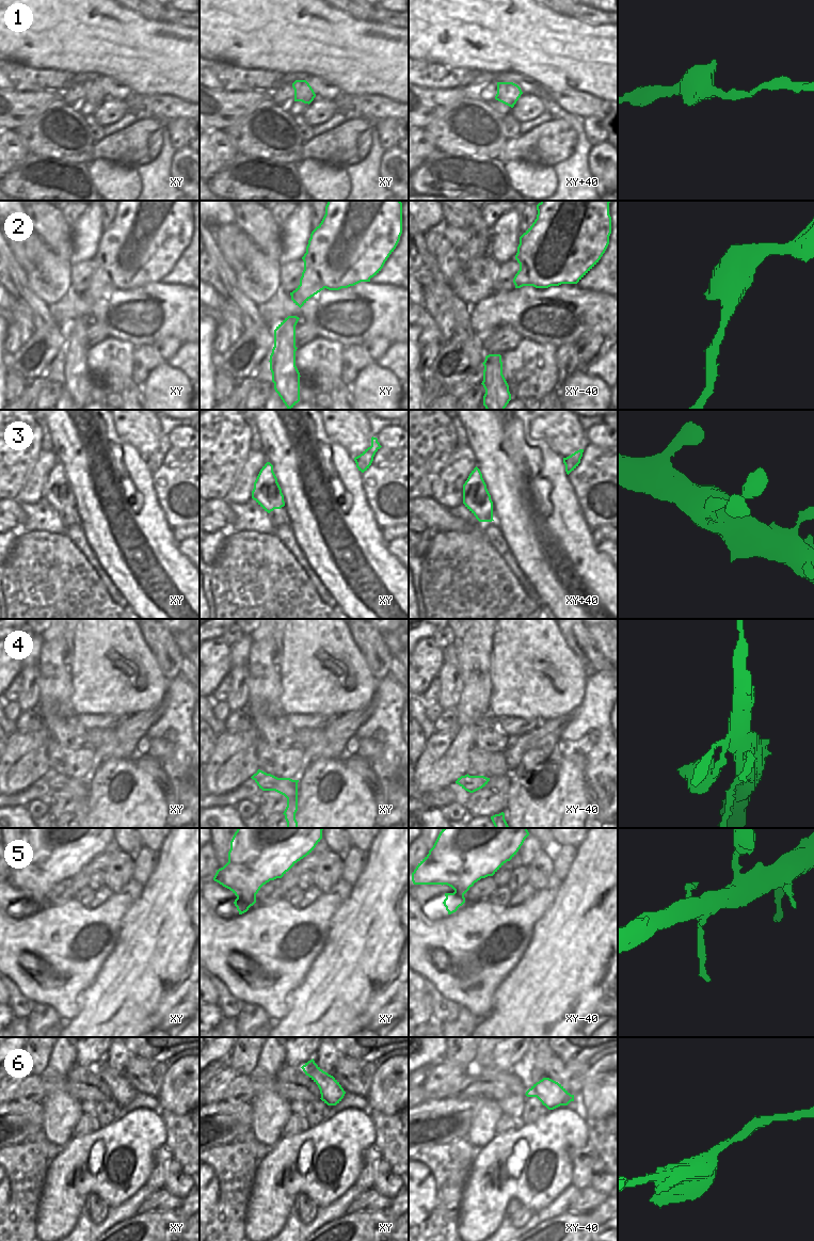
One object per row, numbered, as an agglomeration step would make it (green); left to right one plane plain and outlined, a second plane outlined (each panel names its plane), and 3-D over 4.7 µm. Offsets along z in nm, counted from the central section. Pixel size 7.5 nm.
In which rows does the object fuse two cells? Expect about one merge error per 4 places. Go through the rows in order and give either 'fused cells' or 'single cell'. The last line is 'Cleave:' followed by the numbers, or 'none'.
1: single cell
2: single cell
3: single cell
4: single cell
5: single cell
6: single cell
Cleave: none

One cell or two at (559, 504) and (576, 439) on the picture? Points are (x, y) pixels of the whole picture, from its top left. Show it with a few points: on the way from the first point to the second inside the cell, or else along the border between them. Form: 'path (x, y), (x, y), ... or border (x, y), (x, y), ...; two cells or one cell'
border (544, 440), (562, 458); two cells

